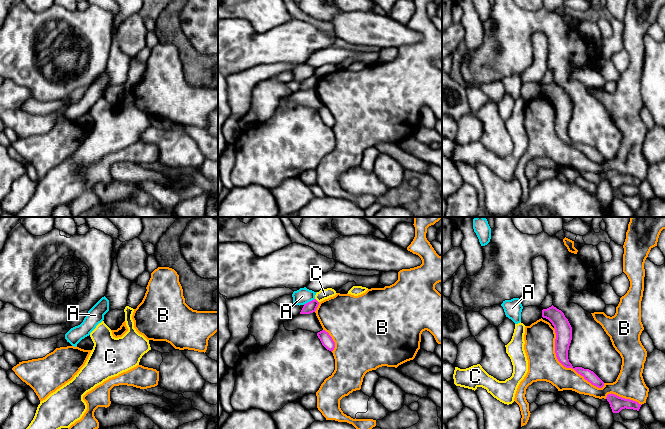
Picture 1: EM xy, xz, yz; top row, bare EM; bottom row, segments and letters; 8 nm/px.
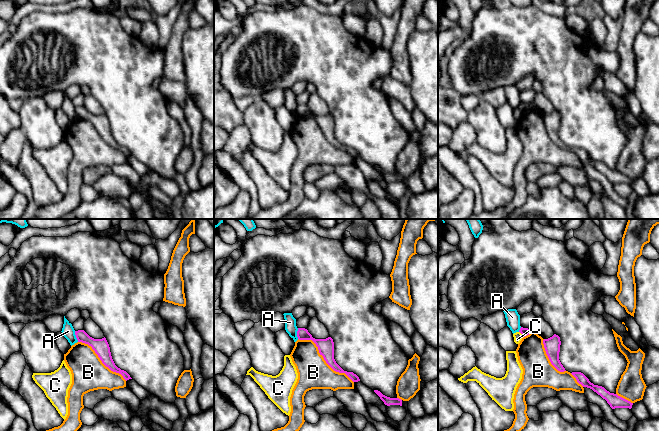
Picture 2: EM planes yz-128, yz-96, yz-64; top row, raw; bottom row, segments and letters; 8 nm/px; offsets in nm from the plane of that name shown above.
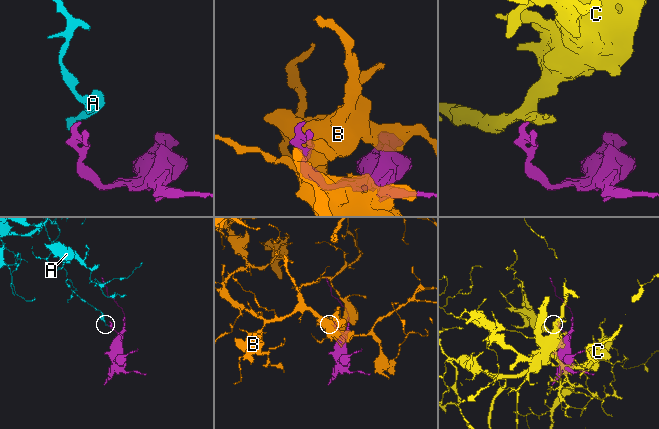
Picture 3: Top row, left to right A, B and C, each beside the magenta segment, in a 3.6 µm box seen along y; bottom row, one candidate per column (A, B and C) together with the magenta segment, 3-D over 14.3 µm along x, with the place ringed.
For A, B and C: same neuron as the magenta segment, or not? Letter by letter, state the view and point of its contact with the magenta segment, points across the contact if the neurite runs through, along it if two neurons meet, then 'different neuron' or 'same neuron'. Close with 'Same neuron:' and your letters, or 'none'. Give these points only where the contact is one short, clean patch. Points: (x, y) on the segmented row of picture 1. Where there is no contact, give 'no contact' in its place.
A: xz (308, 302) | along xz (314, 298), (303, 304) | different neuron
B: yz (564, 366) | different neuron
C: xz (316, 300) | along xz (315, 298), (318, 302) | different neuron
Same neuron: none

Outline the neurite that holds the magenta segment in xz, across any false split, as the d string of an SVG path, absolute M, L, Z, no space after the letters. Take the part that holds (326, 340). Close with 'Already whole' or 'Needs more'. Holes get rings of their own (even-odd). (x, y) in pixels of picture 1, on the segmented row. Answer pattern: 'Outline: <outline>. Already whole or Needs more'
Outline: M322 330L317 333L318 338L320 339L322 345L329 351L333 351L335 348L335 342L333 341L332 337L329 335L328 332Z. Already whole

